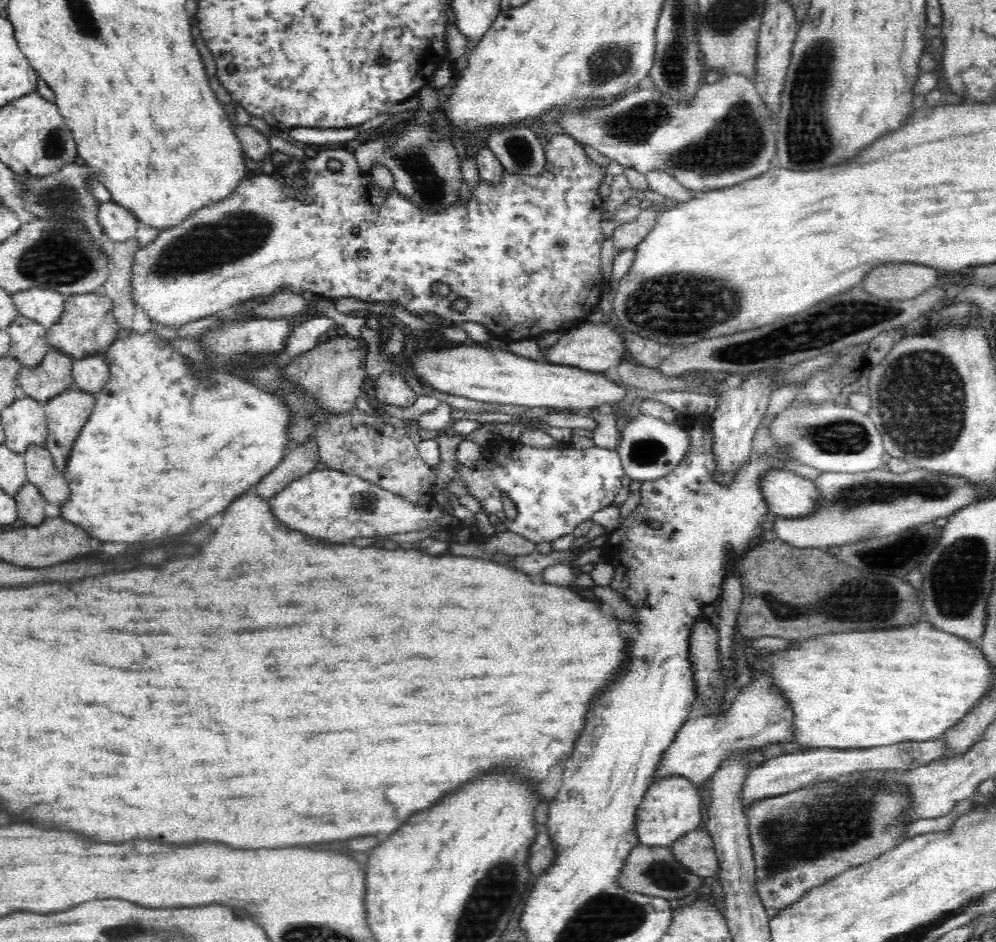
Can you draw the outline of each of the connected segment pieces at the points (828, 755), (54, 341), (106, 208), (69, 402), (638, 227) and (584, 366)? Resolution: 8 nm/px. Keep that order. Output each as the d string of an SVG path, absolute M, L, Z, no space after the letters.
M940 736L940 739L928 740L924 743L906 740L904 743L892 744L890 747L808 749L806 752L778 756L748 773L741 790L740 800L747 809L750 804L762 798L774 798L780 794L794 792L797 788L808 788L808 784L818 784L820 780L828 780L828 776L842 776L844 773L860 772L862 769L913 769L942 758L944 752L947 751L944 739L946 738Z
M97 291L84 295L68 295L58 323L47 329L47 345L72 359L104 355L119 330L120 326L113 315L113 302L106 295Z
M115 201L99 202L98 220L104 233L115 243L126 242L135 236L139 222L130 210L119 206Z
M68 390L43 403L48 430L46 448L53 456L57 472L65 472L68 456L88 423L95 402L94 394Z
M643 207L640 215L632 222L619 224L611 236L615 252L620 250L632 250L646 238L646 234L657 223L659 210Z
M591 323L570 330L560 340L547 349L540 349L543 356L552 364L564 367L581 368L584 371L605 372L615 368L626 356L626 343L620 330L606 323Z

